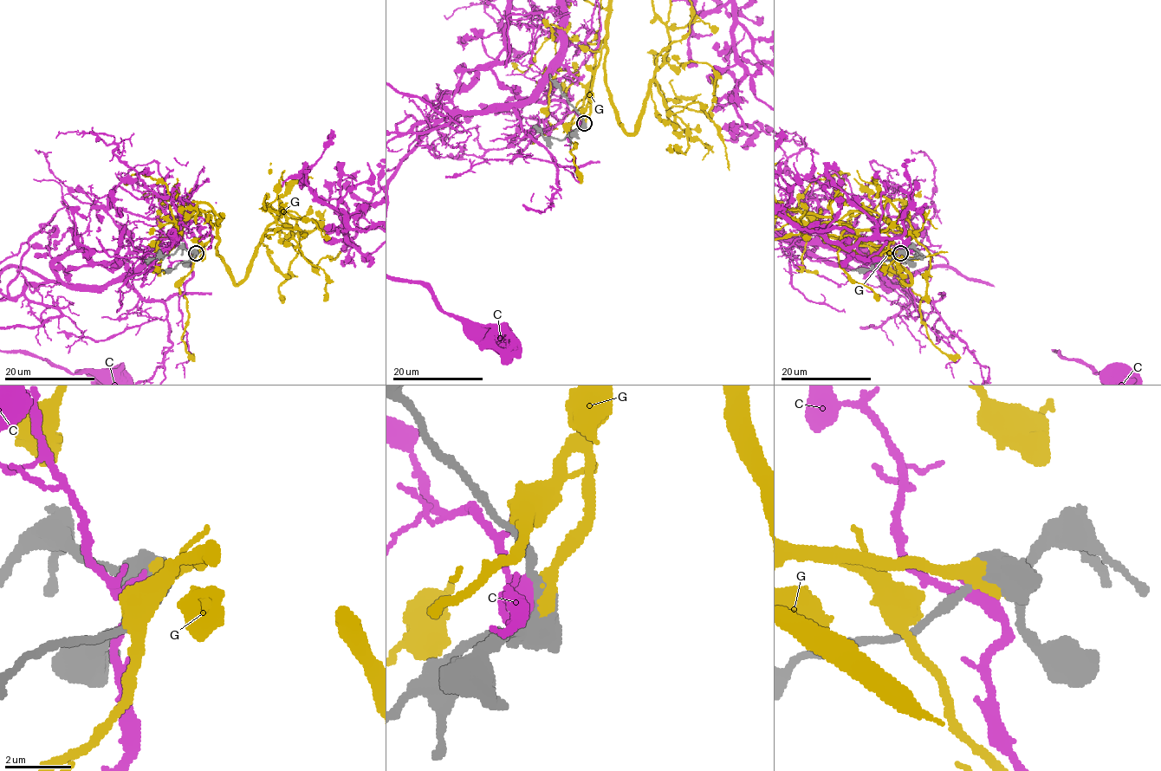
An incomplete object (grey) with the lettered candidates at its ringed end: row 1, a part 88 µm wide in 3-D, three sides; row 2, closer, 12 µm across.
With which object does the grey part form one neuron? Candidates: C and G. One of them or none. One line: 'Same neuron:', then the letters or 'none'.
Same neuron: G

